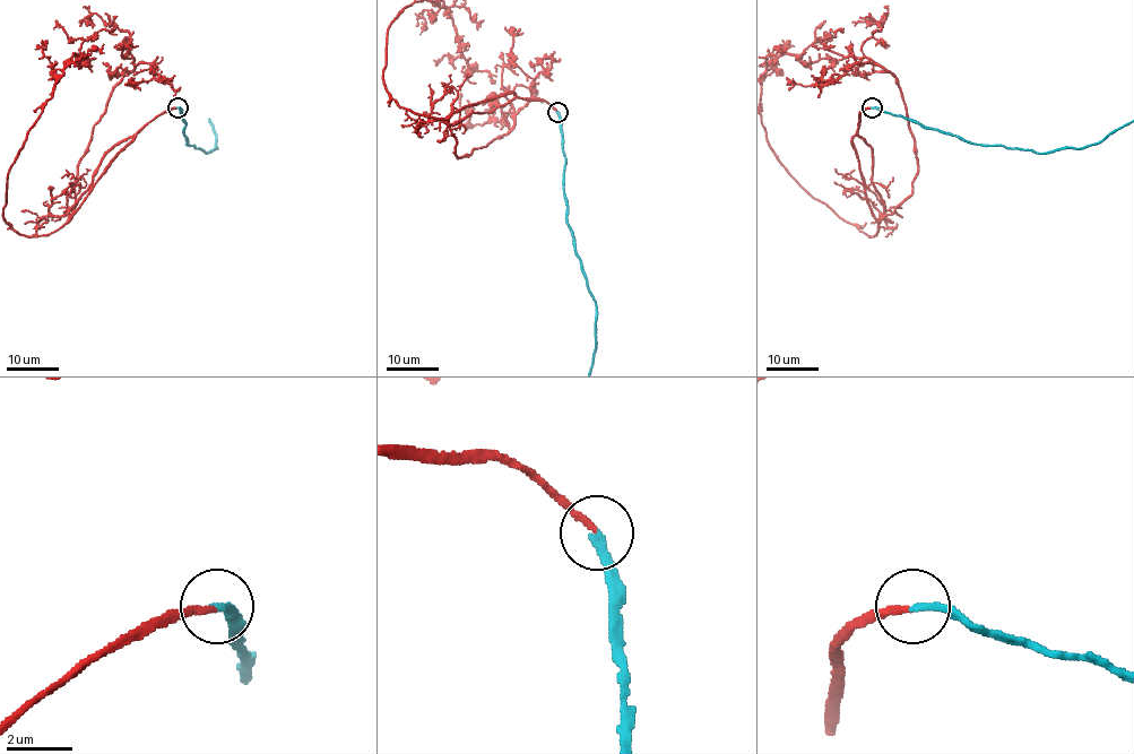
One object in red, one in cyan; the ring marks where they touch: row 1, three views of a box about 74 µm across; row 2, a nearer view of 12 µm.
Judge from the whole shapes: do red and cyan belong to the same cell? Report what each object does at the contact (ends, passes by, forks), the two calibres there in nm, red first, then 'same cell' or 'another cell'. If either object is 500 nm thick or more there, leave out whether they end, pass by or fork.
red ends; cyan ends; calibres 170 and 240 nm; same cell

